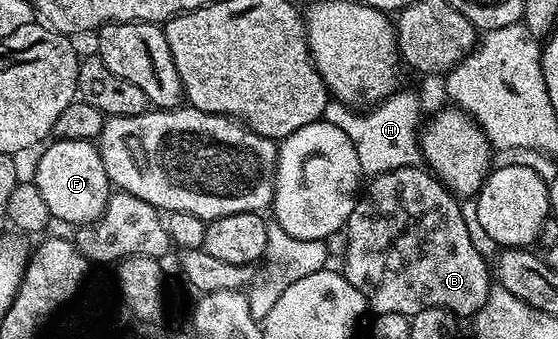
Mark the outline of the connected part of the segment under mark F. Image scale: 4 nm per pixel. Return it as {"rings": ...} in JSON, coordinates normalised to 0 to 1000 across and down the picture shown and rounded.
{"rings":[[[97,410],[91,434],[73,437],[75,460],[61,493],[57,537],[72,558],[91,637],[111,658],[163,658],[186,628],[201,572],[201,543],[186,499],[183,448],[163,413]]]}

